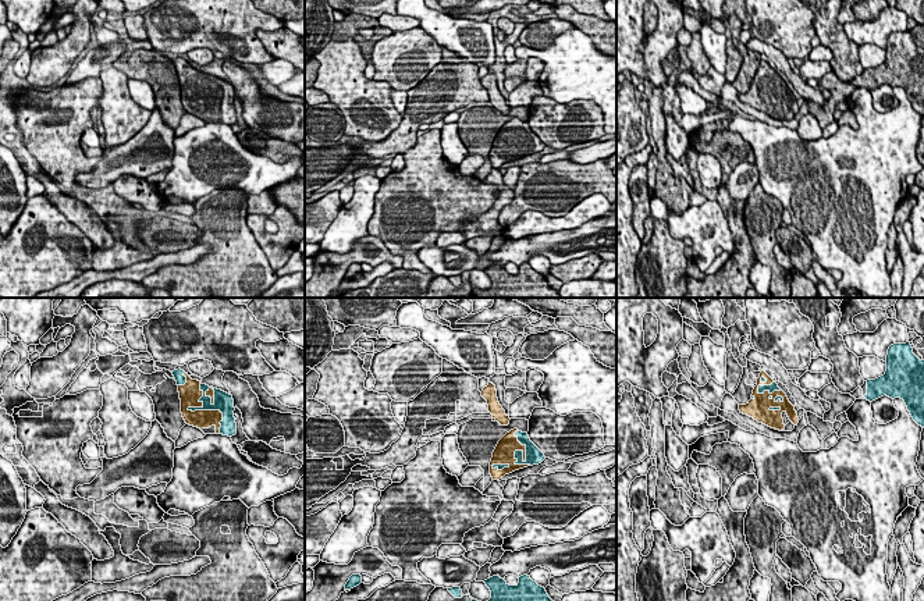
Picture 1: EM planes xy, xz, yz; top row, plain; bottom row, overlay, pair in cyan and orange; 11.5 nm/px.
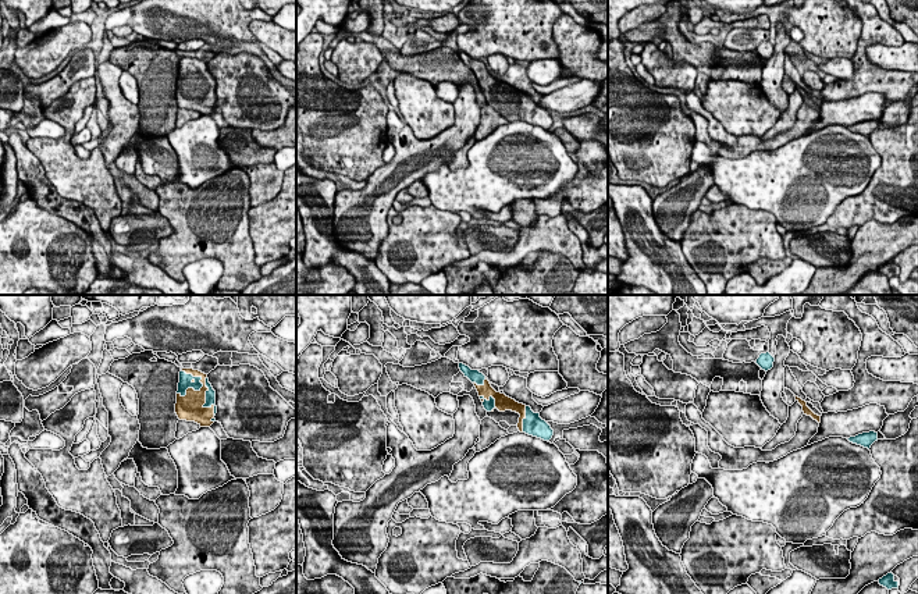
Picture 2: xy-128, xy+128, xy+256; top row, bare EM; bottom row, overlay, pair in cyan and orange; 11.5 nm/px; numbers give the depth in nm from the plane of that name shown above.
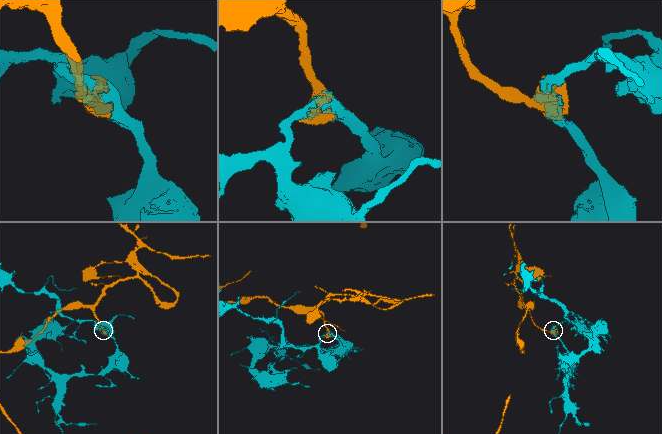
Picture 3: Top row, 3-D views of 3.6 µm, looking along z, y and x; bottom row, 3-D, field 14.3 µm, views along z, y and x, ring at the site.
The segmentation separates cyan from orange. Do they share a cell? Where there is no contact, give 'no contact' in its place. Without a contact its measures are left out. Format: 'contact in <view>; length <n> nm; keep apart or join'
contact in xy; length 650 nm; join

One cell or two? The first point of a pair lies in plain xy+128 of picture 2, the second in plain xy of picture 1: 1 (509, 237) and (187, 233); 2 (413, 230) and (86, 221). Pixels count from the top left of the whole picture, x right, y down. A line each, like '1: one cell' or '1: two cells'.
1: one cell
2: two cells

